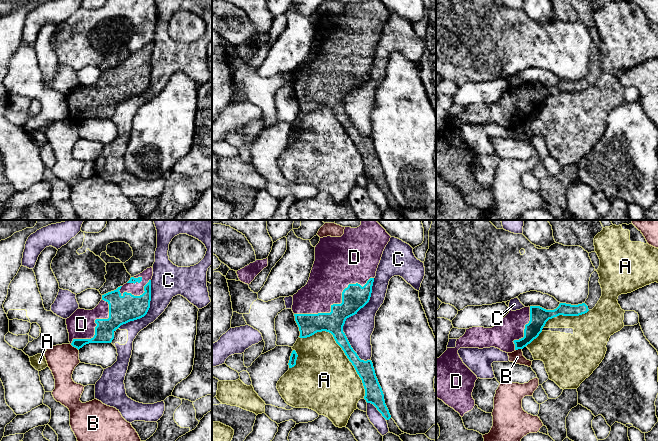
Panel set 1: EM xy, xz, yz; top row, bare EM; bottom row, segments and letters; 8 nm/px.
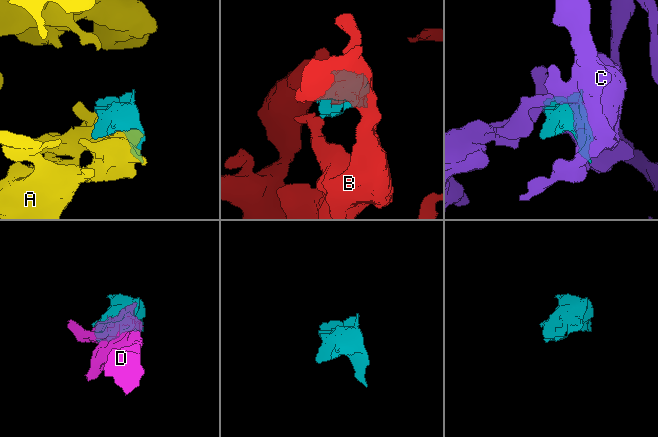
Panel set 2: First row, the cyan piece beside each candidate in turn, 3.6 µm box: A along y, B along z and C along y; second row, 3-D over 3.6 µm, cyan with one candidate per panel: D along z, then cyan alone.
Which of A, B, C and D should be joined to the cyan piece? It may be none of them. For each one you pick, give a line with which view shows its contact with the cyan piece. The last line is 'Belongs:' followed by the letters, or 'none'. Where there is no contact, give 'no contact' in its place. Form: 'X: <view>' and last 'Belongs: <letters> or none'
D: xz
Belongs: D

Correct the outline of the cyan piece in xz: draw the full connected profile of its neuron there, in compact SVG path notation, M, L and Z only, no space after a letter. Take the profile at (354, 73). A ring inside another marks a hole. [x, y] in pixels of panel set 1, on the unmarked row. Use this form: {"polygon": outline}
{"polygon": "M361 0L357 4L345 3L344 10L341 13L327 12L320 14L315 23L315 37L309 56L304 63L292 72L292 87L299 103L299 113L307 114L322 107L331 109L361 154L365 165L364 175L367 179L373 180L386 196L389 196L391 191L385 180L384 170L376 153L373 139L371 136L364 137L359 134L343 108L343 102L347 94L357 90L369 78L376 47L390 14L391 12L380 0Z"}

